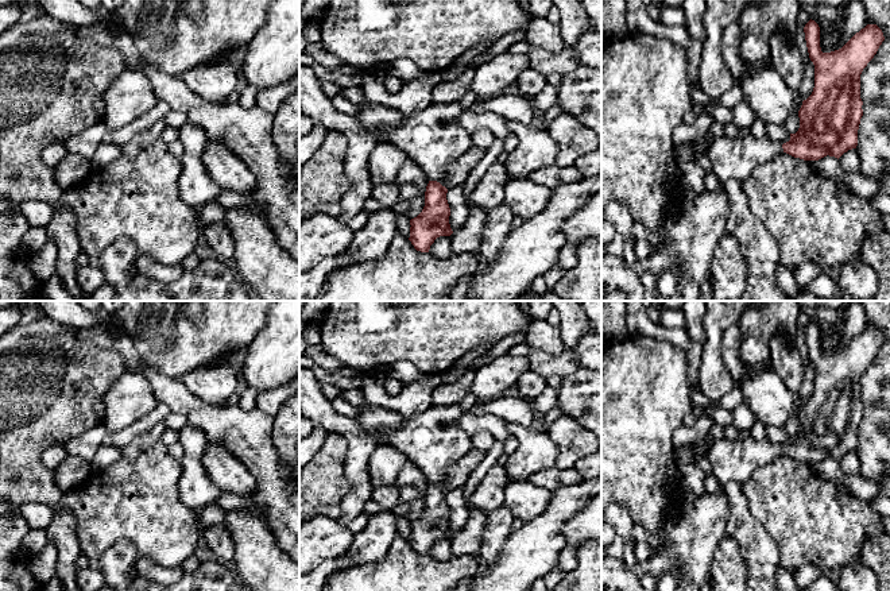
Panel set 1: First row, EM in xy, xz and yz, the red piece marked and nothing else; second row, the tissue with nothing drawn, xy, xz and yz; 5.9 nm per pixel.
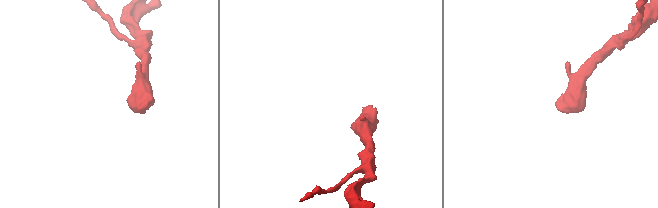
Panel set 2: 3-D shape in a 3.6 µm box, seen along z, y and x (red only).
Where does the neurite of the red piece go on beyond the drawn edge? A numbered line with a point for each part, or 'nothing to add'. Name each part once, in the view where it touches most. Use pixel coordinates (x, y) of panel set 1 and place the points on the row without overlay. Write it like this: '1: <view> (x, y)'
1: xz (432, 440)

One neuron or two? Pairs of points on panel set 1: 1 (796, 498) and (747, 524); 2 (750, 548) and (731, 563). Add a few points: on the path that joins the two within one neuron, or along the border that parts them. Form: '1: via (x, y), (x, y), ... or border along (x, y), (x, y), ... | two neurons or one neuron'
1: border along (742, 491), (750, 514), (776, 544) | two neurons
2: border along (727, 535), (735, 541), (740, 552), (746, 576) | two neurons

